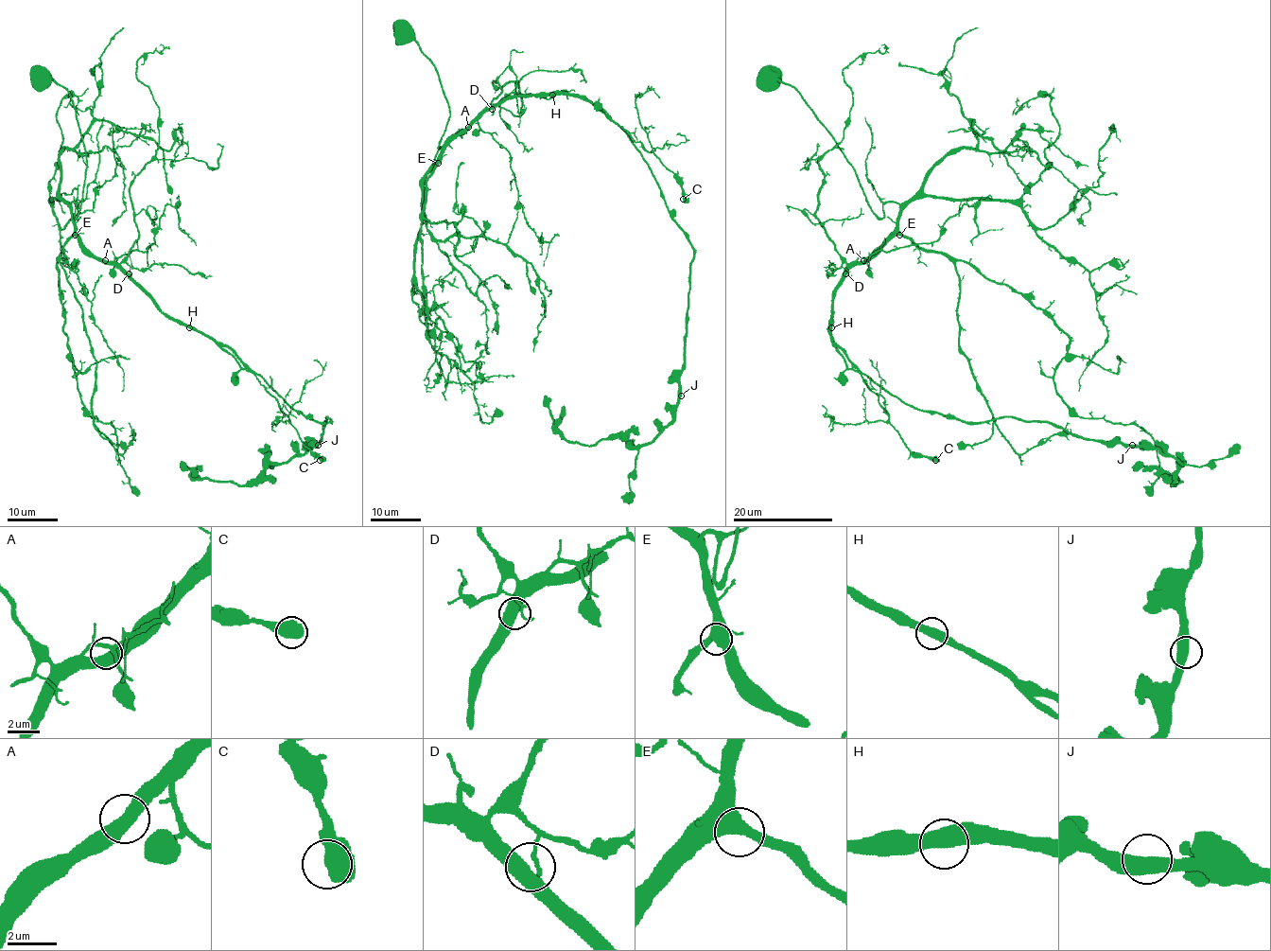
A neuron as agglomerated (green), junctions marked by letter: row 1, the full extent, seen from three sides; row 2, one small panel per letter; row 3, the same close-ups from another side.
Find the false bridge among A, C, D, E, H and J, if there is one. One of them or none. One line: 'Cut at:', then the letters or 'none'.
Cut at: none

